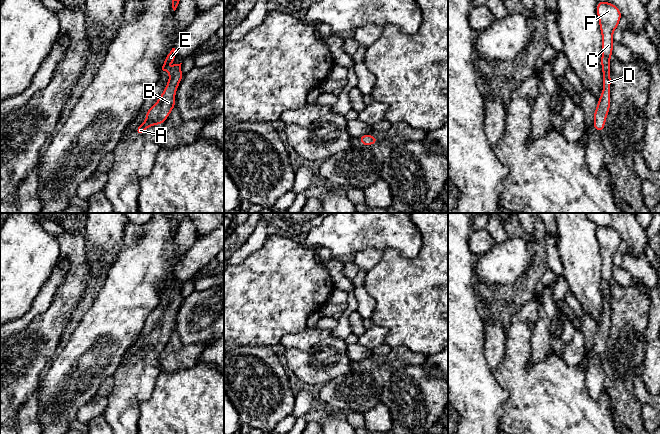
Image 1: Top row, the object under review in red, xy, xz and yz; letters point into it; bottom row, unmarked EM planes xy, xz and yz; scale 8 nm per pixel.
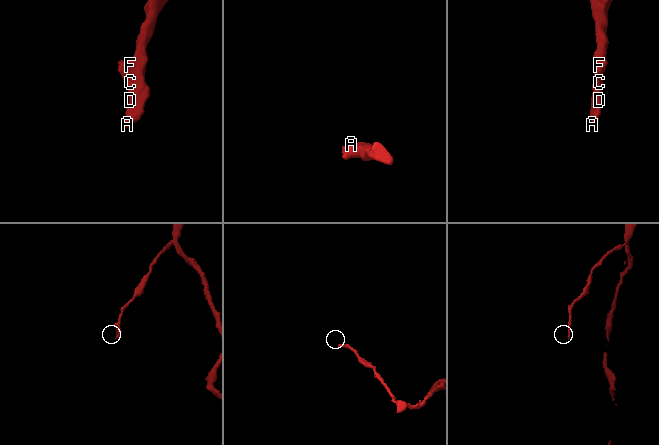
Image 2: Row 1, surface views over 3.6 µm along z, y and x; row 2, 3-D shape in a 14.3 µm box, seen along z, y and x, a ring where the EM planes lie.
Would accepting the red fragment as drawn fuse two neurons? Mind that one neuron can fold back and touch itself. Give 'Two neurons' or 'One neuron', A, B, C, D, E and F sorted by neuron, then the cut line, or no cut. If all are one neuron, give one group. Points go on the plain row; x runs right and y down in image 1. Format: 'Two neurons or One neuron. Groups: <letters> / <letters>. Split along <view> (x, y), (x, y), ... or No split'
One neuron. Groups: A B C D E F. No split

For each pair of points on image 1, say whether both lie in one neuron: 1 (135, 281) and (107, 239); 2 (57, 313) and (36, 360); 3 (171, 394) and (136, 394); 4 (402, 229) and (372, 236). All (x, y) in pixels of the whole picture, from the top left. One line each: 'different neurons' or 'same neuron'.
1: different neurons
2: same neuron
3: different neurons
4: same neuron

